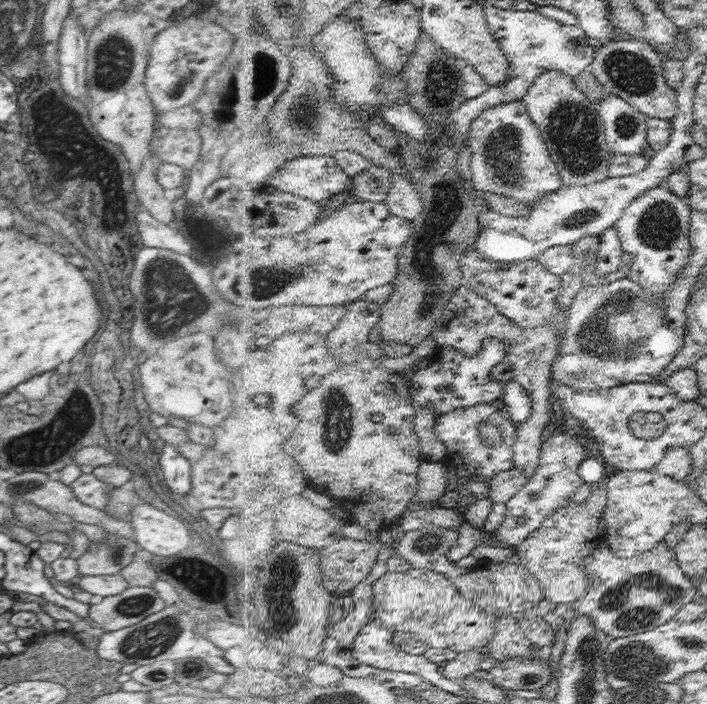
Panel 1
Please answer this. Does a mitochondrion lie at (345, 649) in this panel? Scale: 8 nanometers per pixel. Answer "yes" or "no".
no

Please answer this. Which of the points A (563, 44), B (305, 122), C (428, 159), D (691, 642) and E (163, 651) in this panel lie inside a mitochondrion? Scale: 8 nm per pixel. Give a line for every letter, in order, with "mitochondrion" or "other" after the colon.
A: other
B: mitochondrion
C: mitochondrion
D: mitochondrion
E: mitochondrion

